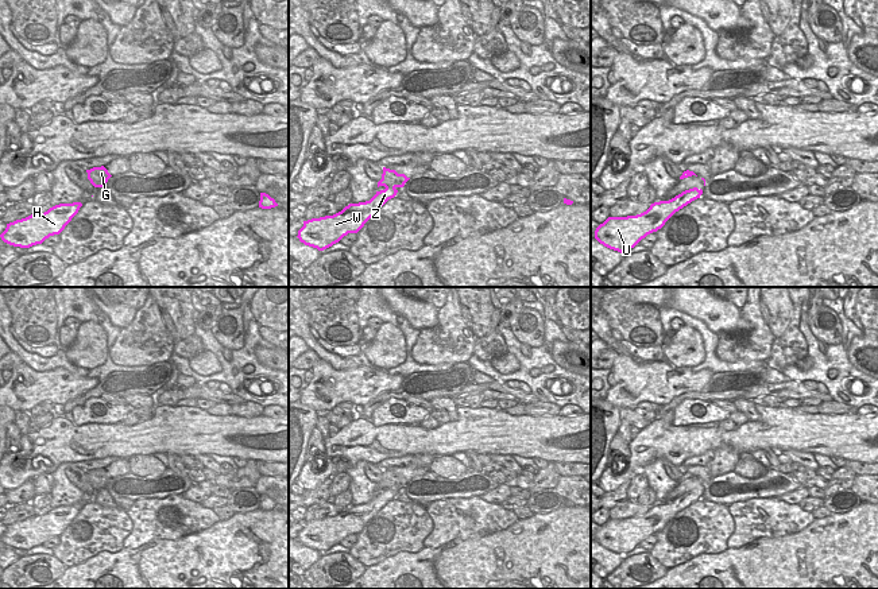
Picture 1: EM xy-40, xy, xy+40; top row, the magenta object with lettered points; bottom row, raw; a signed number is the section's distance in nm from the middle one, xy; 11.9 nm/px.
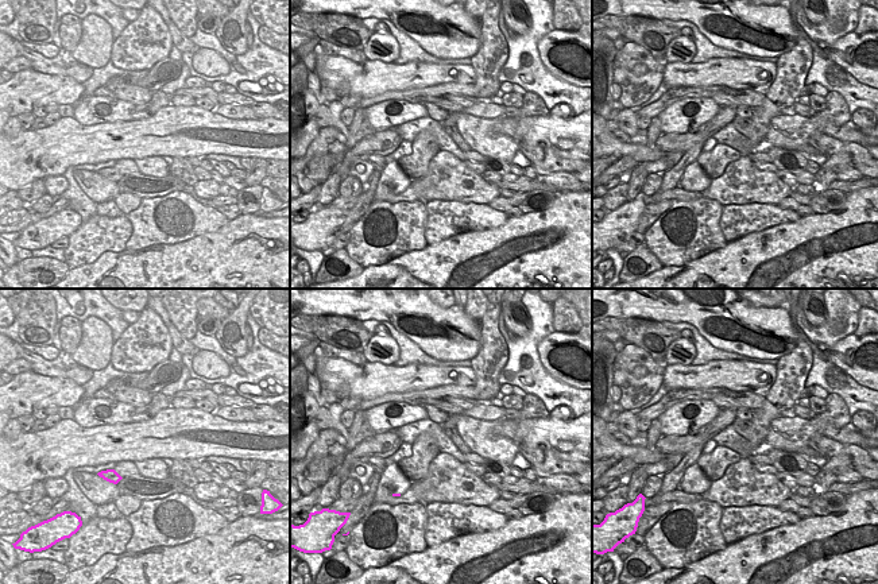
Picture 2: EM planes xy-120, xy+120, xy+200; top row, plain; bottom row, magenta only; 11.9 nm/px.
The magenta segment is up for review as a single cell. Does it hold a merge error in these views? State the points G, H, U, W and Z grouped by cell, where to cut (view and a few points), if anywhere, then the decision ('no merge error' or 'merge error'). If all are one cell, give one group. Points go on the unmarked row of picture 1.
groups G / H U W Z; cut xy (386, 488), (394, 489); merge error

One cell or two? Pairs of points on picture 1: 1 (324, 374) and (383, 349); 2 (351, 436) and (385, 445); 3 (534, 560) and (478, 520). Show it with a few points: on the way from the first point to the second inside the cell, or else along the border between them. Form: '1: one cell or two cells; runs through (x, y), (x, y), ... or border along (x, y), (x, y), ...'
1: two cells; border along (374, 367), (386, 371)
2: one cell; runs through (359, 433), (370, 442), (376, 444)
3: two cells; border along (517, 519), (498, 531), (479, 538), (464, 539)

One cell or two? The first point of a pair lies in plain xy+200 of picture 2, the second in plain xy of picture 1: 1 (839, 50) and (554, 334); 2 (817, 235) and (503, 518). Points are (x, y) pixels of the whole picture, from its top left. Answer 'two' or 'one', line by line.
1: two
2: two

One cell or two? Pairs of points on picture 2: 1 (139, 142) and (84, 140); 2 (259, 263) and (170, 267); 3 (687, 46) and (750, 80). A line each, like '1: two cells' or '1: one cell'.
1: one cell
2: one cell
3: two cells

